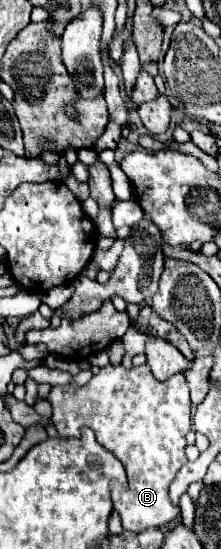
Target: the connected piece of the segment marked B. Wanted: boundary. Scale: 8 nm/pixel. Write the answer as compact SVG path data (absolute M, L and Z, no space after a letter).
M107 365L83 387L77 387L73 383L63 387L61 385L51 387L47 401L53 407L53 425L57 427L59 437L75 437L75 433L79 433L81 427L91 427L95 431L97 441L123 463L127 473L127 487L113 483L111 497L113 509L119 511L123 527L127 531L139 533L147 527L163 527L165 523L169 523L179 515L179 509L173 507L169 499L169 485L177 475L177 471L187 461L185 435L191 431L191 401L183 373L169 377L167 381L157 381L147 365L133 369L125 369L123 365L119 367Z

